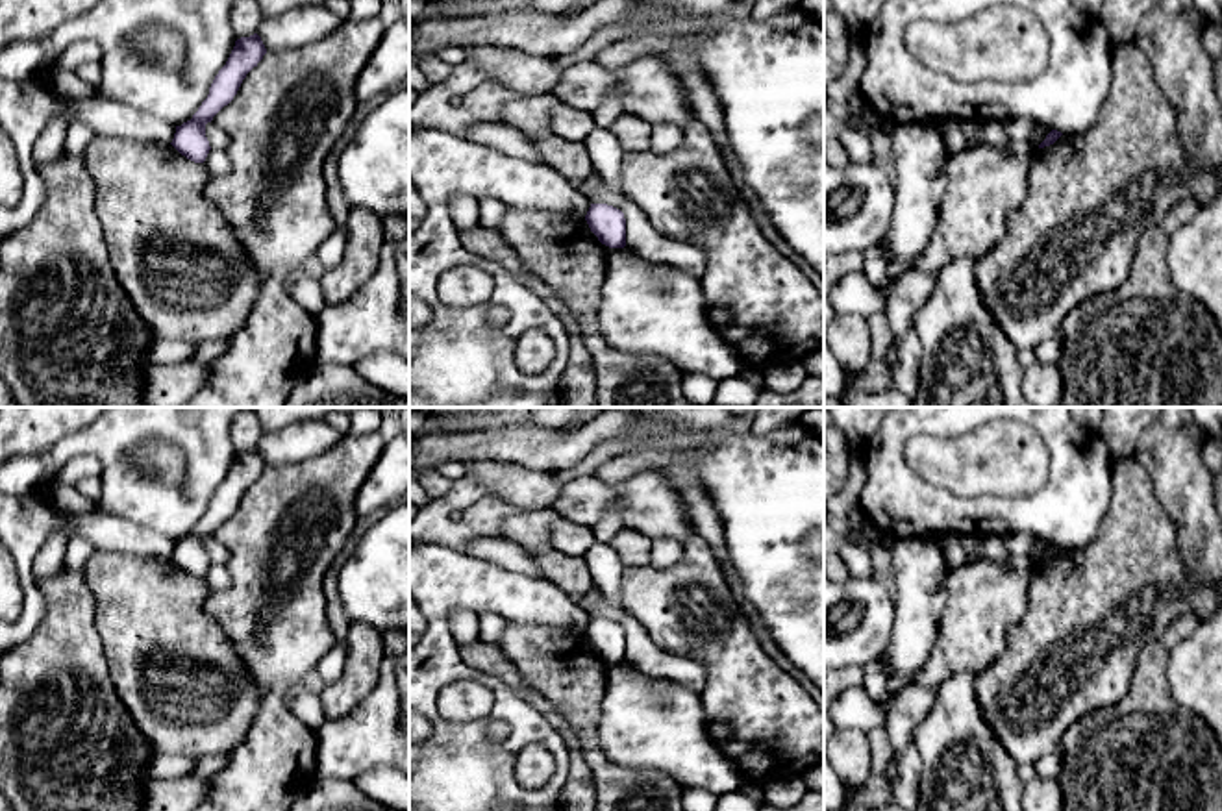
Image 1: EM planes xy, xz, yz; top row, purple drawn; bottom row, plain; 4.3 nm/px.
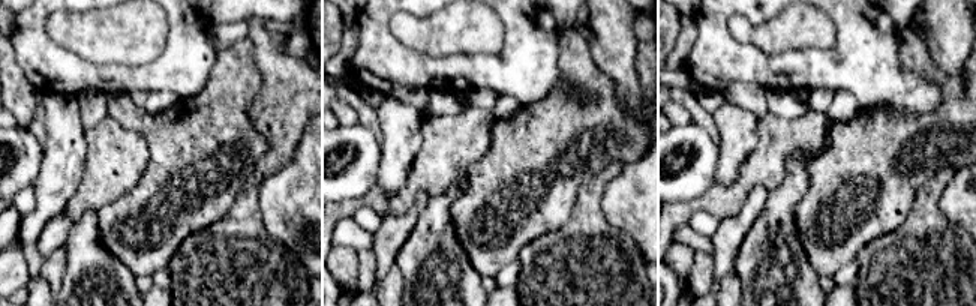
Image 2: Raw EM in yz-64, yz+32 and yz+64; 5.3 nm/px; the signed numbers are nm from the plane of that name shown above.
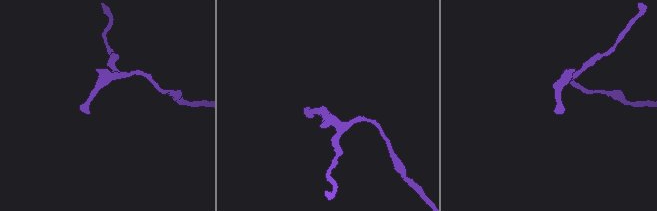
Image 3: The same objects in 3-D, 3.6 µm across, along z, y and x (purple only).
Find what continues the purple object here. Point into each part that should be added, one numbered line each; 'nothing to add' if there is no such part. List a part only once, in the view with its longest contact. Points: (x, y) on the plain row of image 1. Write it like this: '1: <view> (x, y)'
nothing to add

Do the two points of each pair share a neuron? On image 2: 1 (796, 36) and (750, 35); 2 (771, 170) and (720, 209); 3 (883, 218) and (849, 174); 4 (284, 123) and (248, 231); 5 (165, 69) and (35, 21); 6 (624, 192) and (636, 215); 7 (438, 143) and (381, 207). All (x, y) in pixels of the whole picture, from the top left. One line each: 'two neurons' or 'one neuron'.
1: one neuron
2: one neuron
3: one neuron
4: one neuron
5: one neuron
6: one neuron
7: one neuron

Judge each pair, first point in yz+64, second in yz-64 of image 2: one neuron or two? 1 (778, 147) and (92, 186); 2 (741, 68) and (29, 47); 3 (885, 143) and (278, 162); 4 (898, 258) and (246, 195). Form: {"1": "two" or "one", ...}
{"1": "one", "2": "one", "3": "two", "4": "one"}

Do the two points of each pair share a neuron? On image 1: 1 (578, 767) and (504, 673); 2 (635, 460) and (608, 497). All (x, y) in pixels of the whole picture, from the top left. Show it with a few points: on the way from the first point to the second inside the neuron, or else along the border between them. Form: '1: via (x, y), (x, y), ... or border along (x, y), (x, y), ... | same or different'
1: via (573, 743), (565, 730), (528, 693) | same
2: border along (658, 467), (634, 473), (617, 482), (595, 476) | different

